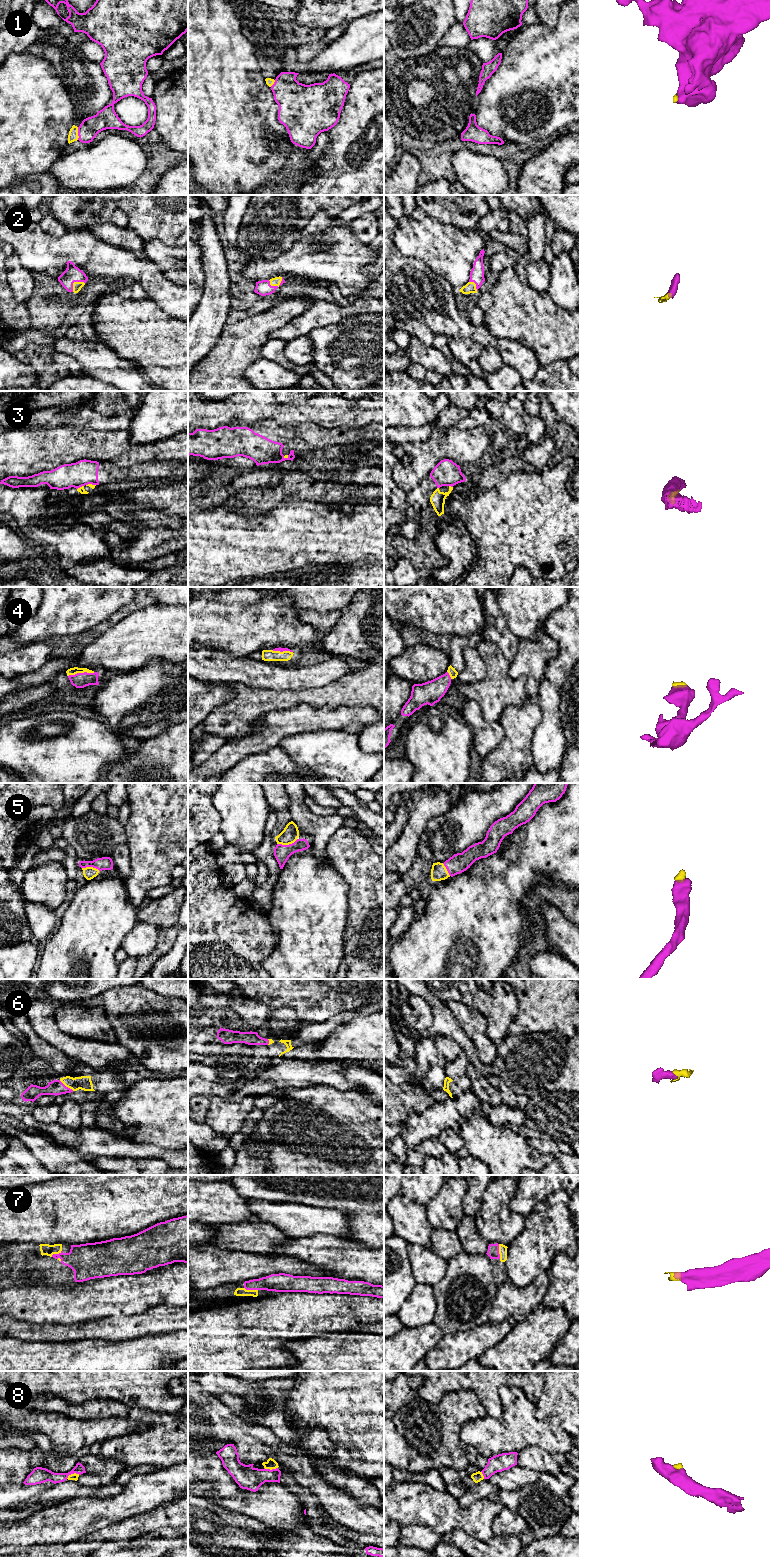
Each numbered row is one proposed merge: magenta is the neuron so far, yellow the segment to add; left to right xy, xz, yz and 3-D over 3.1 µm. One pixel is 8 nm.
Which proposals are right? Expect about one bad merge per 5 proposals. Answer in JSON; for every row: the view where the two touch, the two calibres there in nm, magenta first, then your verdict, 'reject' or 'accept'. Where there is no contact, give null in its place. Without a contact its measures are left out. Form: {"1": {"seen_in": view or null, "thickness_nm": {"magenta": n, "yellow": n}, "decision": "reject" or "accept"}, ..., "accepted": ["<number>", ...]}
{"1": {"seen_in": "xy", "thickness_nm": {"magenta": 160, "yellow": 80}, "decision": "accept"}, "2": {"seen_in": "xz", "thickness_nm": {"magenta": 120, "yellow": 70}, "decision": "accept"}, "3": {"seen_in": "yz", "thickness_nm": {"magenta": 200, "yellow": 120}, "decision": "reject"}, "4": {"seen_in": "xy", "thickness_nm": {"magenta": 130, "yellow": 60}, "decision": "accept"}, "5": {"seen_in": "xz", "thickness_nm": {"magenta": 130, "yellow": 140}, "decision": "accept"}, "6": {"seen_in": "xy", "thickness_nm": {"magenta": 120, "yellow": 110}, "decision": "accept"}, "7": {"seen_in": "yz", "thickness_nm": {"magenta": 100, "yellow": 60}, "decision": "accept"}, "8": {"seen_in": "xy", "thickness_nm": {"magenta": 120, "yellow": 50}, "decision": "accept"}, "accepted": ["1", "2", "4", "5", "6", "7", "8"]}

